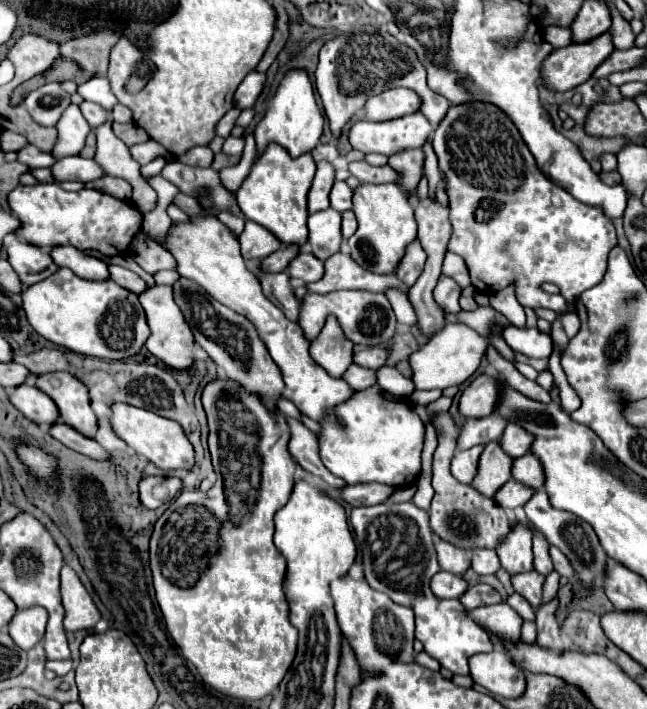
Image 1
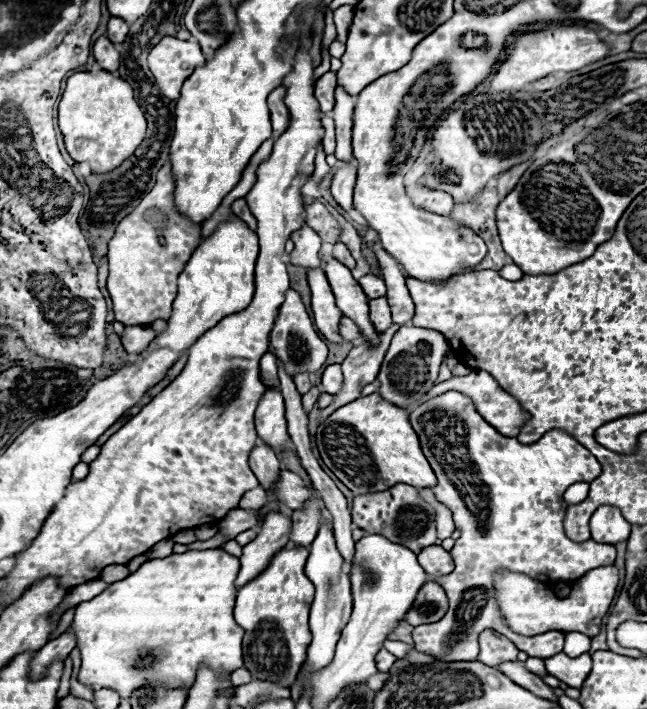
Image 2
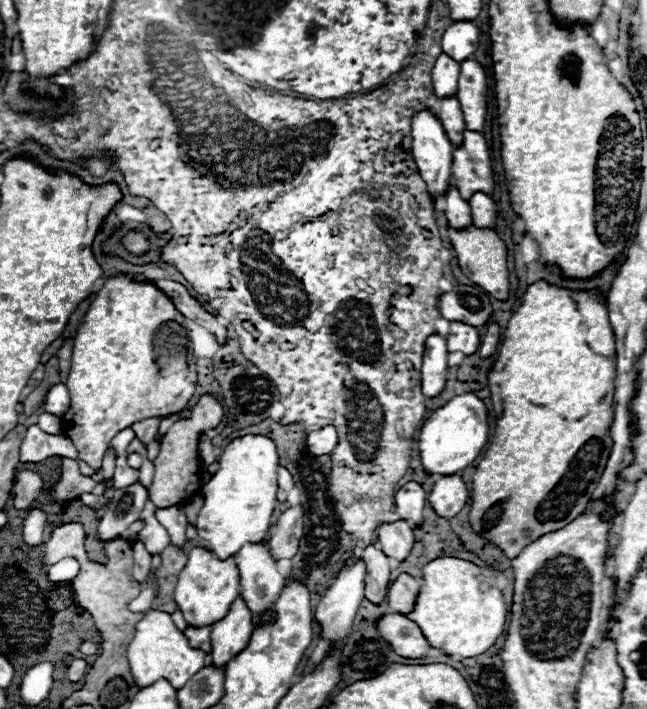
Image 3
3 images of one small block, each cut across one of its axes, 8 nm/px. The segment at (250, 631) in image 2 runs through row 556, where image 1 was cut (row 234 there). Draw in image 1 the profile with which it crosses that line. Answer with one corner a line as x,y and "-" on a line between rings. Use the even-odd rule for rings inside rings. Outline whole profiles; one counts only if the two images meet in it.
270,144
268,150
256,160
248,182
244,182
244,186
240,186
236,194
242,214
248,220
270,230
282,244
296,244
298,248
302,248
308,238
308,190
312,186
314,170
316,164
310,154
290,158
290,154
282,150
282,146

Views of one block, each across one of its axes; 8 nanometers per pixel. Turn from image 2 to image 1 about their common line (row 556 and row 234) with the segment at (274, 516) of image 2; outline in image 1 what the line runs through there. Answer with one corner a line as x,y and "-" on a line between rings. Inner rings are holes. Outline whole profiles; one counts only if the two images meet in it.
246,222
244,232
240,234
240,246
242,246
242,256
244,260
262,260
268,254
276,252
282,248
282,242
276,242
276,238
272,238
272,234
268,234
268,230
260,228
254,222

